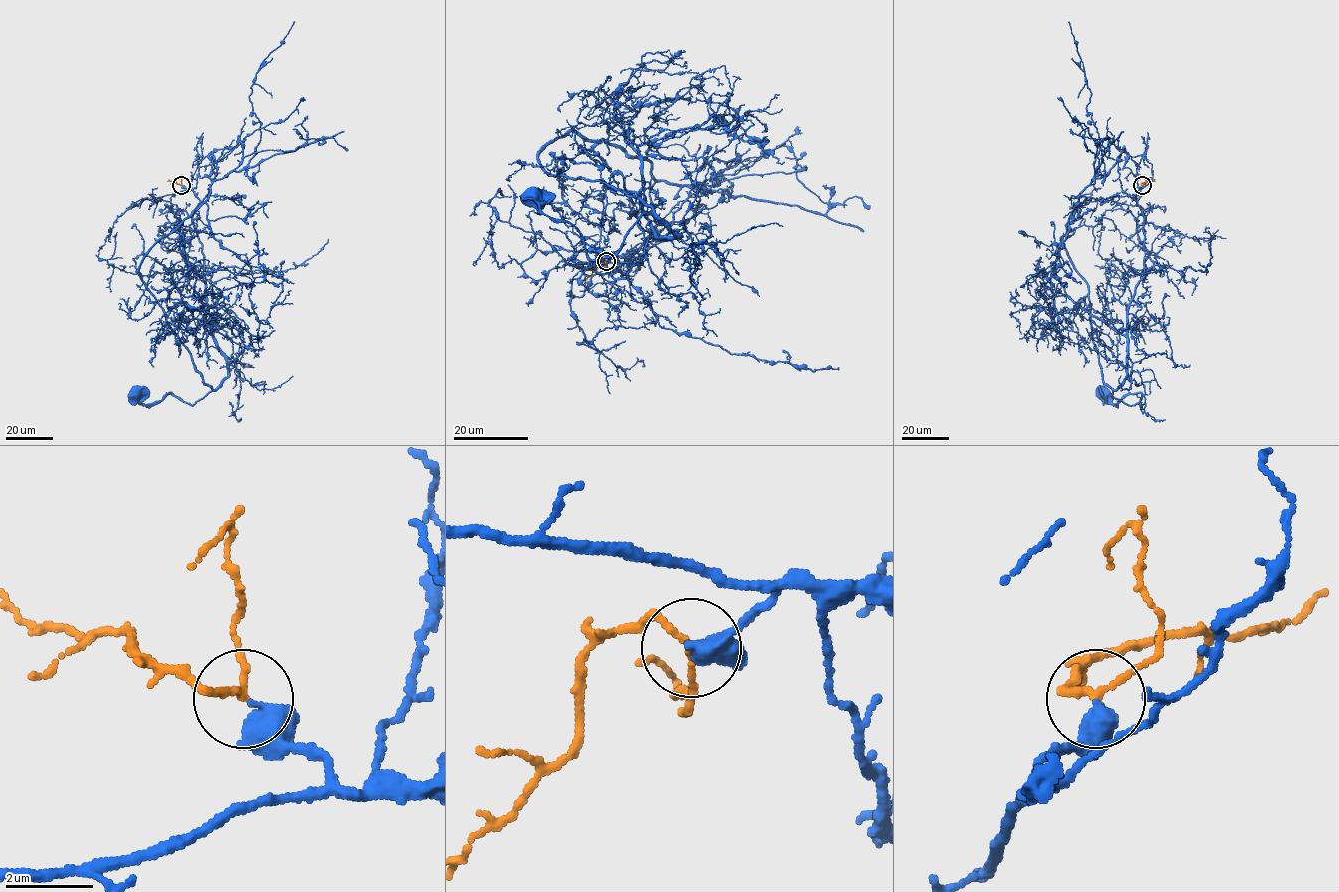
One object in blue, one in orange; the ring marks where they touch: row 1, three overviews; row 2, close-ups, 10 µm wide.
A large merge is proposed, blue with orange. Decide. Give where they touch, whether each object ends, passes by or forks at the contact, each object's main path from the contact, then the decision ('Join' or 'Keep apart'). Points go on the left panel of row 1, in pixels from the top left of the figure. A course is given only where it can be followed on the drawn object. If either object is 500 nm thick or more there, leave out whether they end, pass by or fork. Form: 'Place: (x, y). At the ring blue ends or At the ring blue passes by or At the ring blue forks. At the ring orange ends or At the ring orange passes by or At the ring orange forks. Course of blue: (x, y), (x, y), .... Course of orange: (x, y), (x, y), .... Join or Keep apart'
Place: (181, 185). At the ring blue ends. At the ring orange passes by. Course of blue: (182, 185), (200, 201), (192, 224), (227, 377), (193, 405), (171, 393), (142, 404), (135, 392). Course of orange: (182, 185), (167, 181). Join

